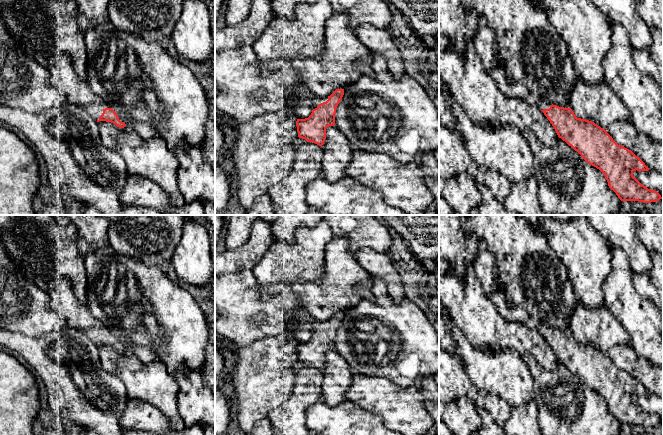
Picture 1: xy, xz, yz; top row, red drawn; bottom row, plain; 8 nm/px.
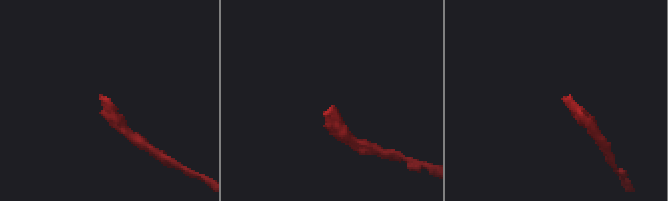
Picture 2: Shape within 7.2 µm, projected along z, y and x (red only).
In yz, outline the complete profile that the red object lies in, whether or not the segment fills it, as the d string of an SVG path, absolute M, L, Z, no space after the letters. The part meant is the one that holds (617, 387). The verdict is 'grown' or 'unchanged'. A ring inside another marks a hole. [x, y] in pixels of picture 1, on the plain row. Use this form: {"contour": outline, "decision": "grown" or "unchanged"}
{"contour": "M478 242L473 271L486 297L496 306L499 314L509 322L517 321L535 327L550 345L558 361L604 398L609 412L621 425L651 427L662 423L657 415L648 413L633 400L636 394L649 394L645 387L631 374L618 369L605 353L592 345L577 342L570 331L559 331L535 321L521 307L509 307L504 287L495 287L498 273L496 257L484 242Z", "decision": "grown"}

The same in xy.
{"contour": "M61 278L49 296L50 309L62 315L67 326L80 330L93 341L98 341L97 346L106 345L119 352L125 351L126 348L119 344L116 336L91 314L86 304L78 300L69 278Z", "decision": "grown"}

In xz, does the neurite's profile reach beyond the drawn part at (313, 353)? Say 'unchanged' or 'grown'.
grown

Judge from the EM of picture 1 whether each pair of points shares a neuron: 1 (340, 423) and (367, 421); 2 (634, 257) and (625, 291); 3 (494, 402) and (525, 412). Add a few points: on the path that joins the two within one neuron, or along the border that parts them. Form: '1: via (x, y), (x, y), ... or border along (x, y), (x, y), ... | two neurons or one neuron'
1: via (347, 423), (360, 423) | one neuron
2: border along (618, 248), (624, 253), (632, 270) | two neurons
3: border along (511, 407), (509, 417), (503, 424) | two neurons

